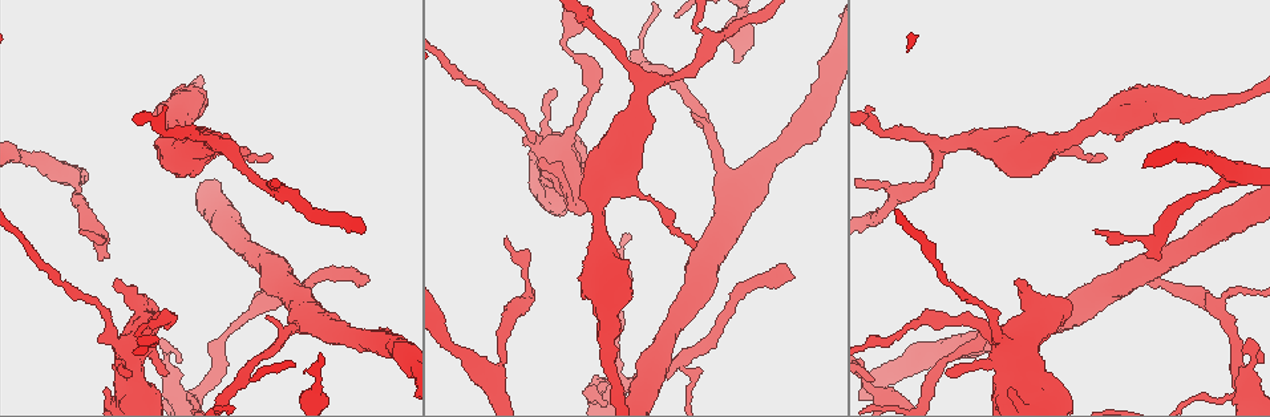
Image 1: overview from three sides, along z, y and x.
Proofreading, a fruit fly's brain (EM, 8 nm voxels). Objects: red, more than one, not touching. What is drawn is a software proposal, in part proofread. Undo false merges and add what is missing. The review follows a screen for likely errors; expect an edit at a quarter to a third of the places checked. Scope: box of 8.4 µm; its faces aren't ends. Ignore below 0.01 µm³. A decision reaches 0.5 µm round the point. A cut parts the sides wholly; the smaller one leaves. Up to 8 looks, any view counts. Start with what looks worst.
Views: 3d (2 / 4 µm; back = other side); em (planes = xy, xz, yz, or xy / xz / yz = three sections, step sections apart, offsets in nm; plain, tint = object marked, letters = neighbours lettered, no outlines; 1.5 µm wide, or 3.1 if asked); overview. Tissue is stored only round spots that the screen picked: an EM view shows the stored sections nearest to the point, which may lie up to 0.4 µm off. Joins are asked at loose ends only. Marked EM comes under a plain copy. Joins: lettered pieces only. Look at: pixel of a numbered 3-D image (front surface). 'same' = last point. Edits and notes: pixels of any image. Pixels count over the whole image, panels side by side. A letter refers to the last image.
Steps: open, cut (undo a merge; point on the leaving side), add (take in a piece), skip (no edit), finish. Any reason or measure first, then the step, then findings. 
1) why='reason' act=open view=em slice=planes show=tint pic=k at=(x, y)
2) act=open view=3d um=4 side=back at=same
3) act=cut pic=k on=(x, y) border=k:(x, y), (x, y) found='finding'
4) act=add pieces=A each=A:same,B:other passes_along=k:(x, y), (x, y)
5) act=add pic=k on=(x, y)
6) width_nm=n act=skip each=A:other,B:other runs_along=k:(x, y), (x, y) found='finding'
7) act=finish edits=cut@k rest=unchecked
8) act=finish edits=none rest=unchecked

why='an open end' act=open view=3d um=4 pic=1 at=(784, 267)

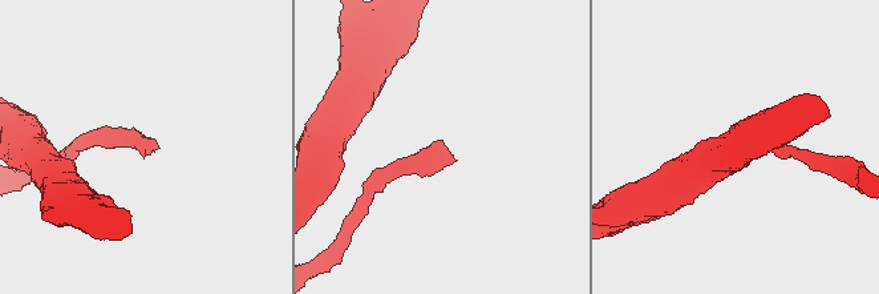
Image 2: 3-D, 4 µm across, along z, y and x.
act=open view=em slice=planes show=letters pic=2 at=(145, 156)

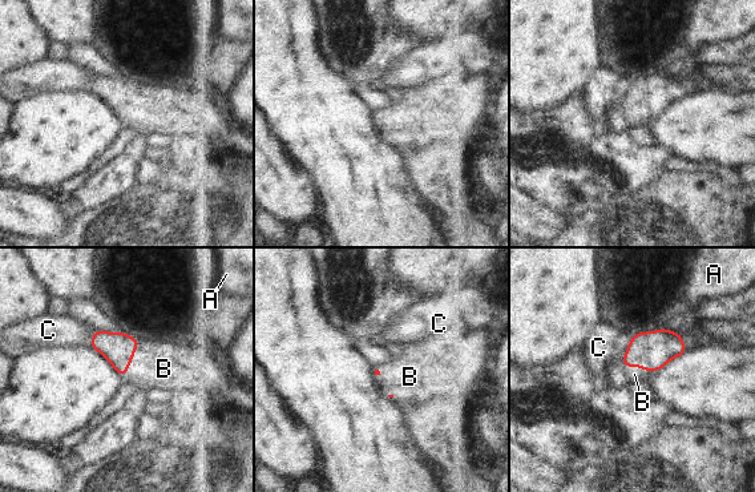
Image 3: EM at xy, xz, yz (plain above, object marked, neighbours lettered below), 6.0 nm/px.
act=add pieces=B each=A:other,B:same,C:other found='it goes on there'

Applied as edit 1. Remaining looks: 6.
act=open view=overview

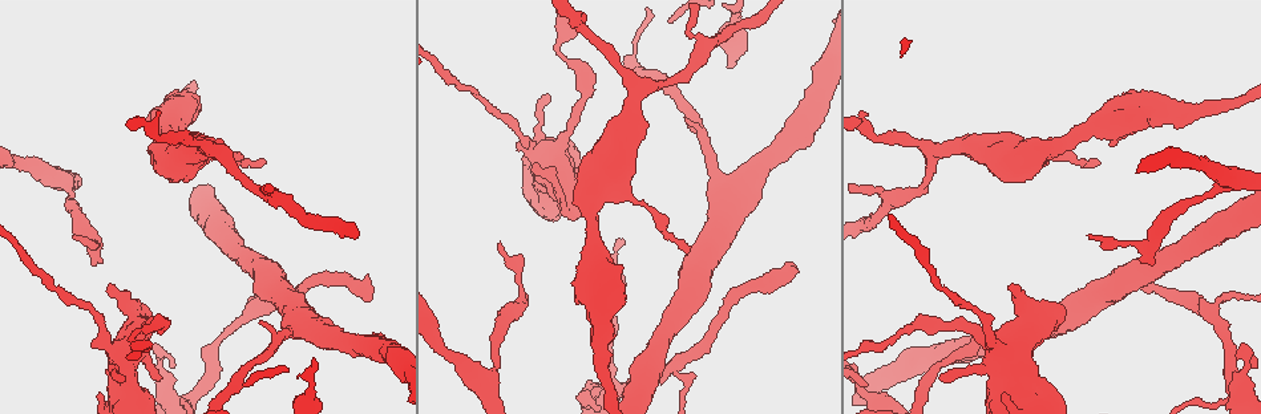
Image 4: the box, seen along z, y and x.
why='free end' act=open view=3d um=2 pic=4 at=(158, 380)

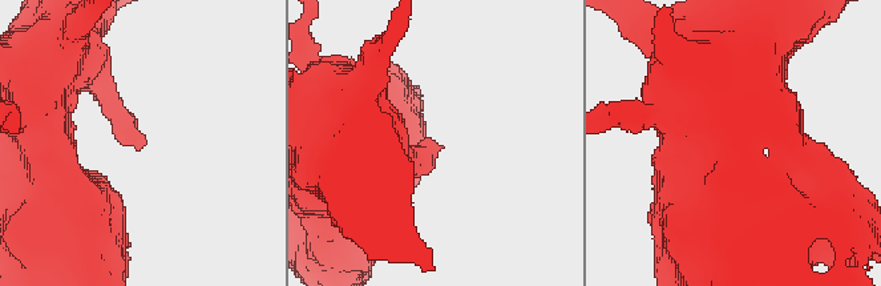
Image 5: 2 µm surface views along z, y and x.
act=open view=em slice=planes show=letters pic=5 at=(141, 146)

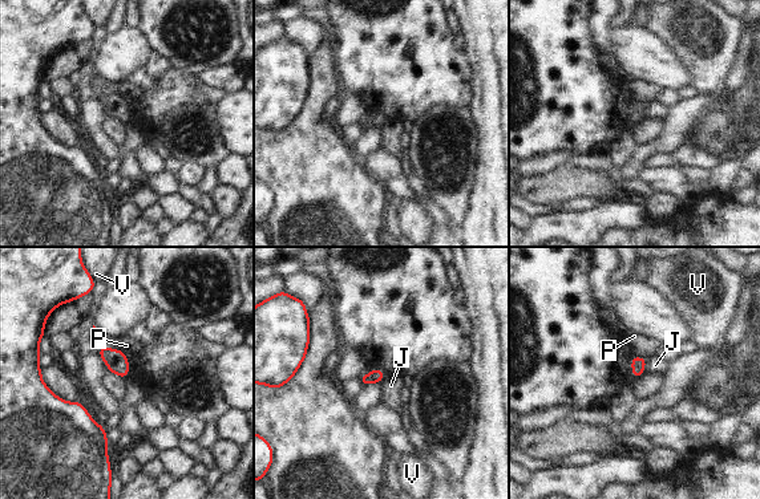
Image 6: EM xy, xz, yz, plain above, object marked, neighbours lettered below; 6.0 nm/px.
longest_contact=J:100nm act=skip each=J:other,P:other,V:other border=6:(649, 358), (642, 373) found='no lettered piece goes on from it'

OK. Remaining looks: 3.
why='stops while still wide' act=open view=3d um=2 pic=4 at=(137, 300)

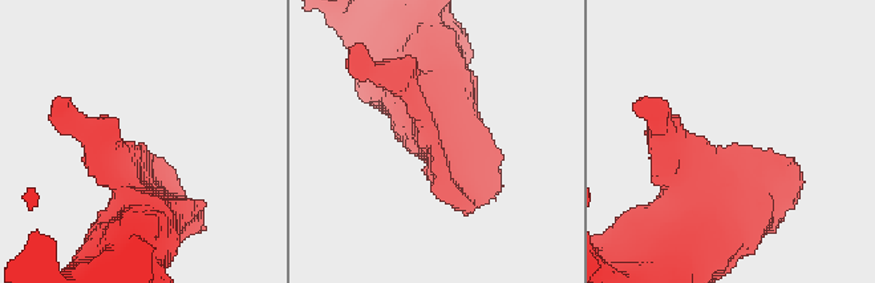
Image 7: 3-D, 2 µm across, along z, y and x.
why='shape alone is not enough' act=open view=em slice=planes show=letters pic=7 at=(436, 181)

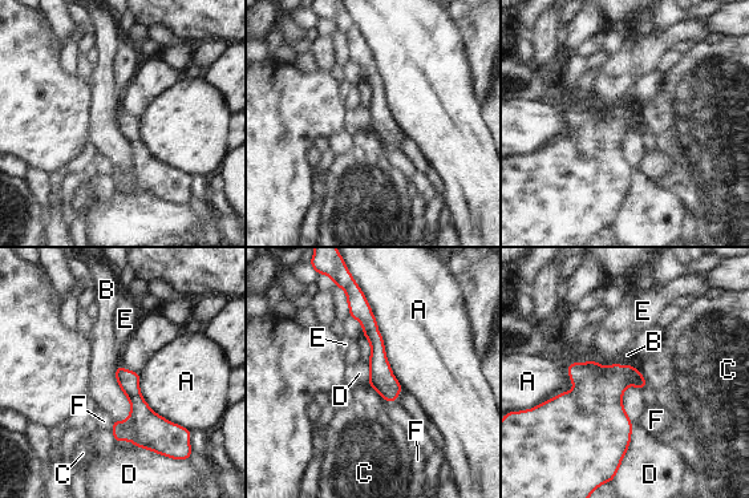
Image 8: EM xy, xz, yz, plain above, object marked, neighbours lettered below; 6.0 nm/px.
act=skip each=A:other,B:other,C:other,D:other,E:other,F:other runs_along=8:(359, 296), (392, 397) found='none of them fits'

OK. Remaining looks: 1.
act=finish edits=add@3 rest=unchecked

